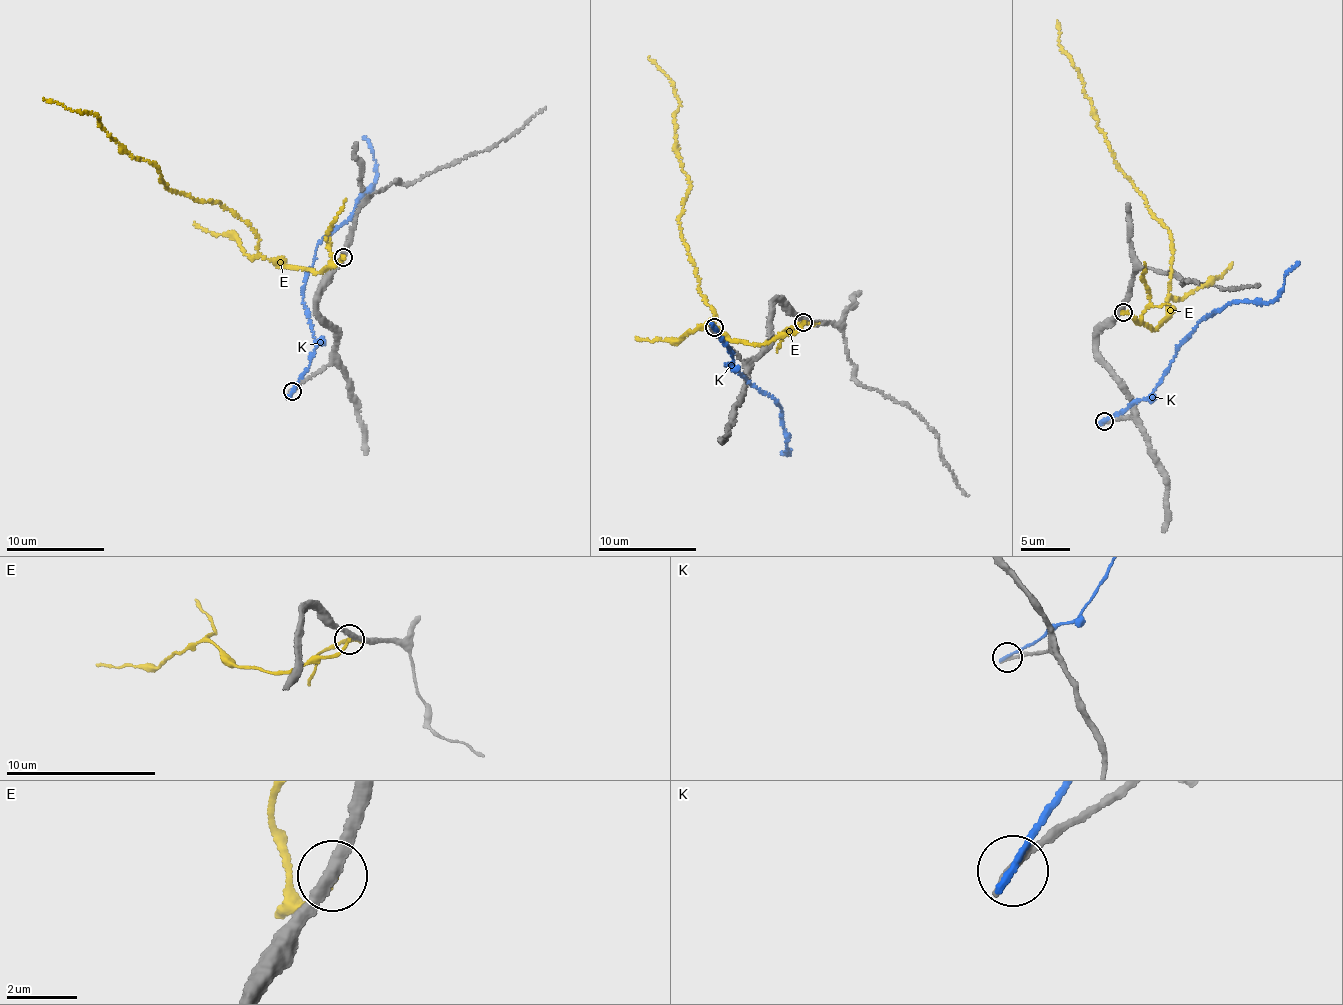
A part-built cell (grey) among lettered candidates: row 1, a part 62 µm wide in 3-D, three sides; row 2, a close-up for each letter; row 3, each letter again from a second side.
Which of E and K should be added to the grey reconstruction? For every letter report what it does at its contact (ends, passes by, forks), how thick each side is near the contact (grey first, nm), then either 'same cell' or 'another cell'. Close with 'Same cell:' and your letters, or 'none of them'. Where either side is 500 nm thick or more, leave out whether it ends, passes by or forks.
E: it ends | 340/220 nm | another cell
K: it ends | 280/220 nm | another cell
Same cell: none of them

